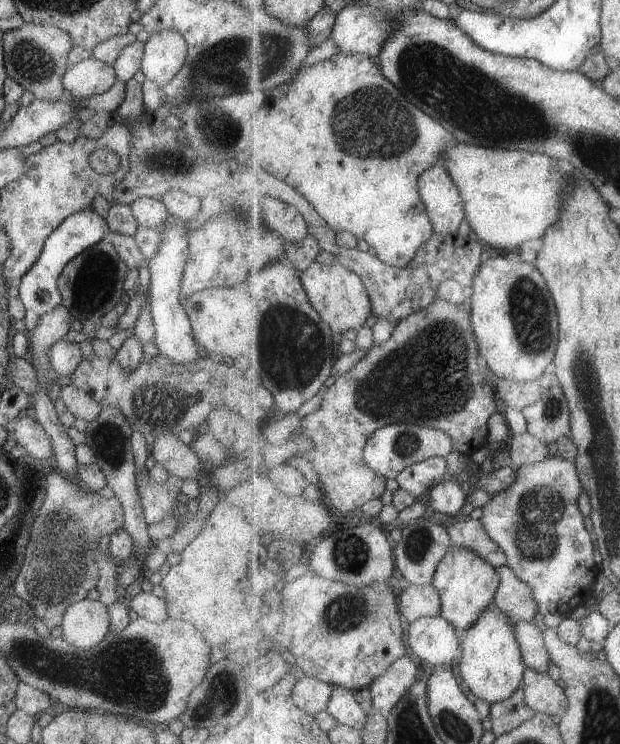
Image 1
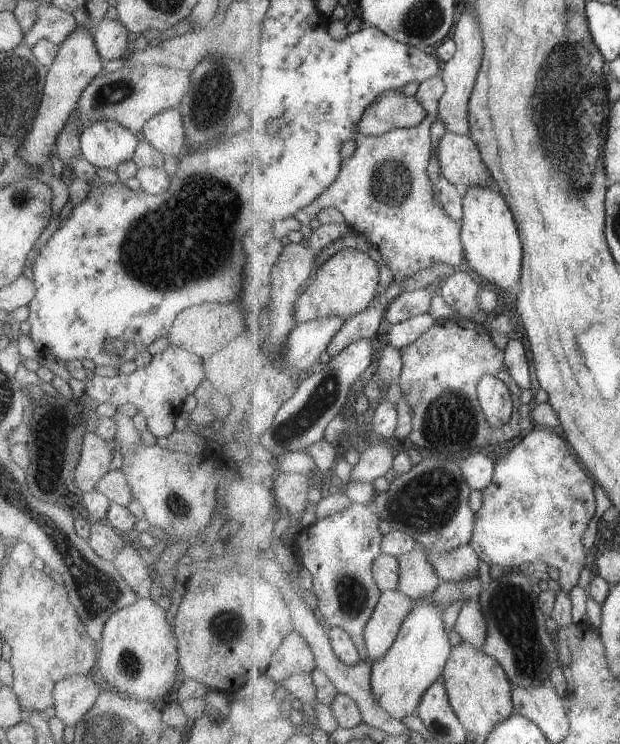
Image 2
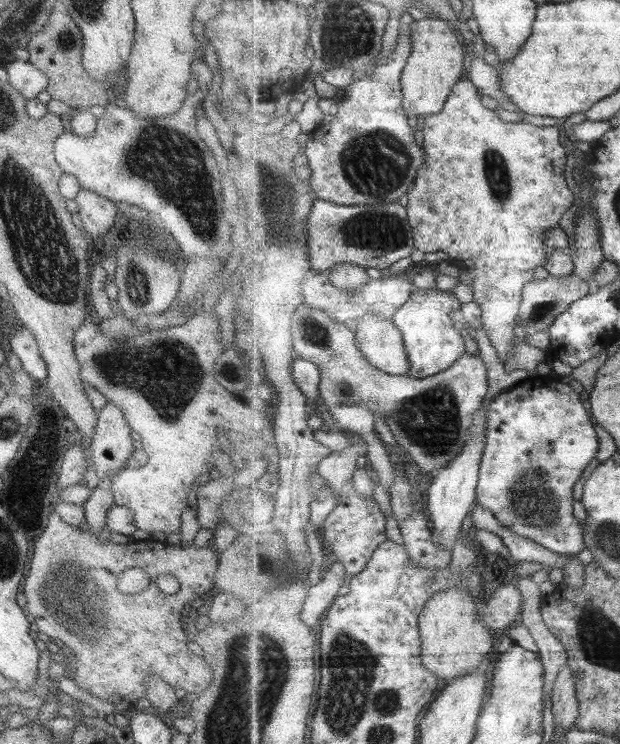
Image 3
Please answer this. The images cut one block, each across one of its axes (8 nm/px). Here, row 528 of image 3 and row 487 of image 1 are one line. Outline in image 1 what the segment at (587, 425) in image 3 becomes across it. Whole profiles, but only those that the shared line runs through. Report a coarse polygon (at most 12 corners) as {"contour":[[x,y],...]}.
{"contour":[[576,463],[516,469],[480,519],[543,615],[589,606],[600,566]]}

